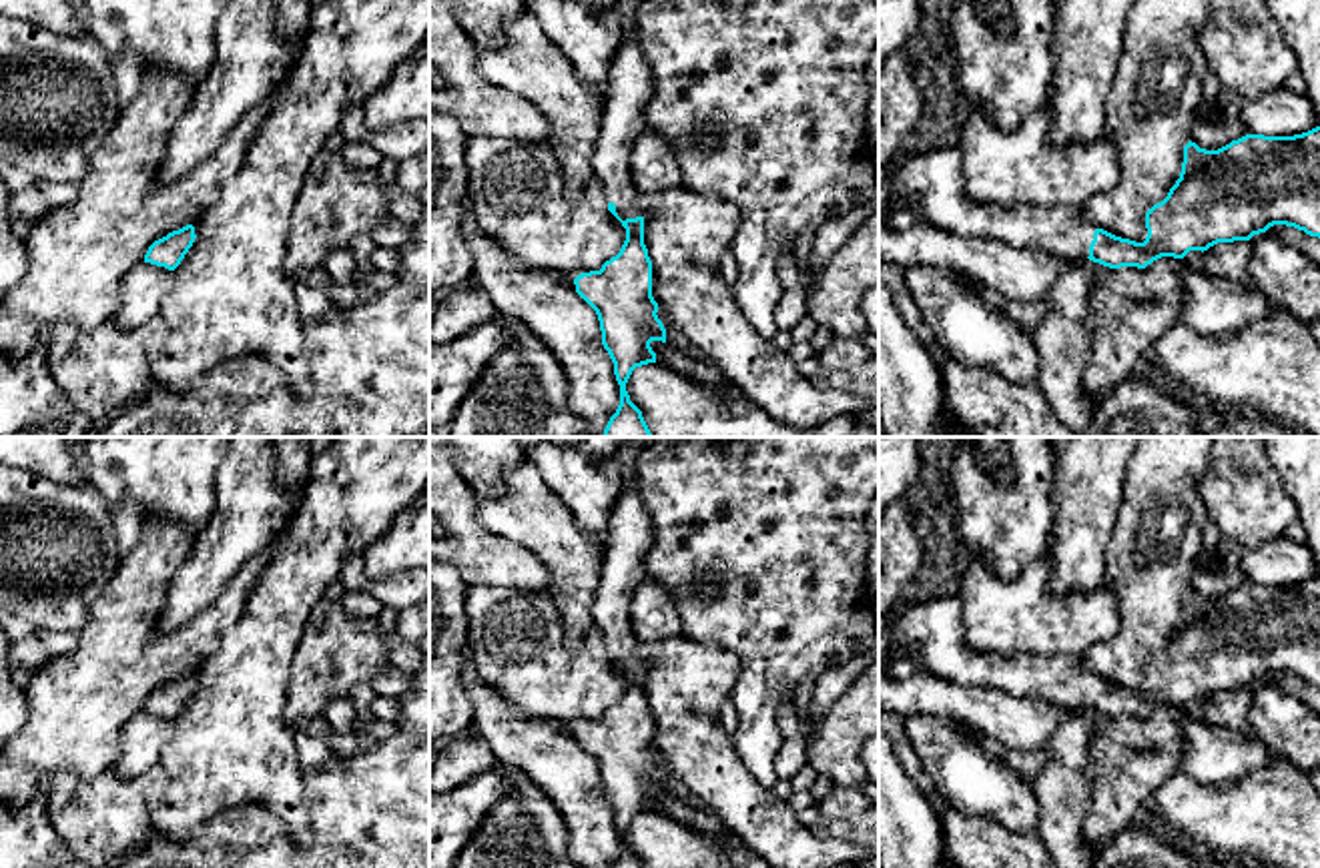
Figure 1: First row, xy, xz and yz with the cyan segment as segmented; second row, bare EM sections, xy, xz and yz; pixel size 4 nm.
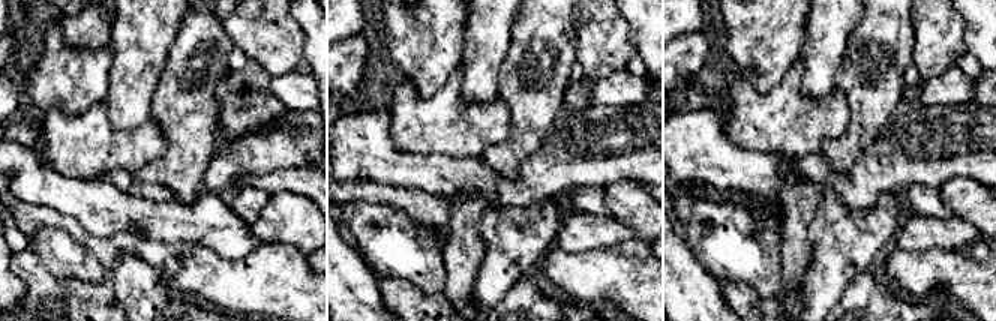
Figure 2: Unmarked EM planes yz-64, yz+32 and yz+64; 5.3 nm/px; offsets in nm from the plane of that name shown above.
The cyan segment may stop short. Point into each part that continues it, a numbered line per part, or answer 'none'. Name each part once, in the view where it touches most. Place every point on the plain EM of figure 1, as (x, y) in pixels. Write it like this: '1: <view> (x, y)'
1: xz (630, 536)

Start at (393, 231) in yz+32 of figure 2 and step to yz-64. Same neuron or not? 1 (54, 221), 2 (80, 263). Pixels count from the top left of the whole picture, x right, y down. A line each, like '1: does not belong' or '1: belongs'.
1: does not belong
2: belongs

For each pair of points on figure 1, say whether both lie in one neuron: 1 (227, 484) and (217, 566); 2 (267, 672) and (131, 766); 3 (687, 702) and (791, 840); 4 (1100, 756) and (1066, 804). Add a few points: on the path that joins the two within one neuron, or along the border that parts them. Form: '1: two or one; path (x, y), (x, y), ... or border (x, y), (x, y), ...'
1: one; path (233, 504), (233, 536), (223, 546)
2: two; border (173, 720), (173, 736), (161, 750), (157, 764)
3: one; path (691, 738), (699, 752), (755, 808)
4: two; border (1092, 732), (1088, 762)

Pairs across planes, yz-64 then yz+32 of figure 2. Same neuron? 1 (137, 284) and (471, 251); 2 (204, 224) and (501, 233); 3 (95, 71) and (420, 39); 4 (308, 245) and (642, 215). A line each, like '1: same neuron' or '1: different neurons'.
1: same neuron
2: different neurons
3: same neuron
4: same neuron

